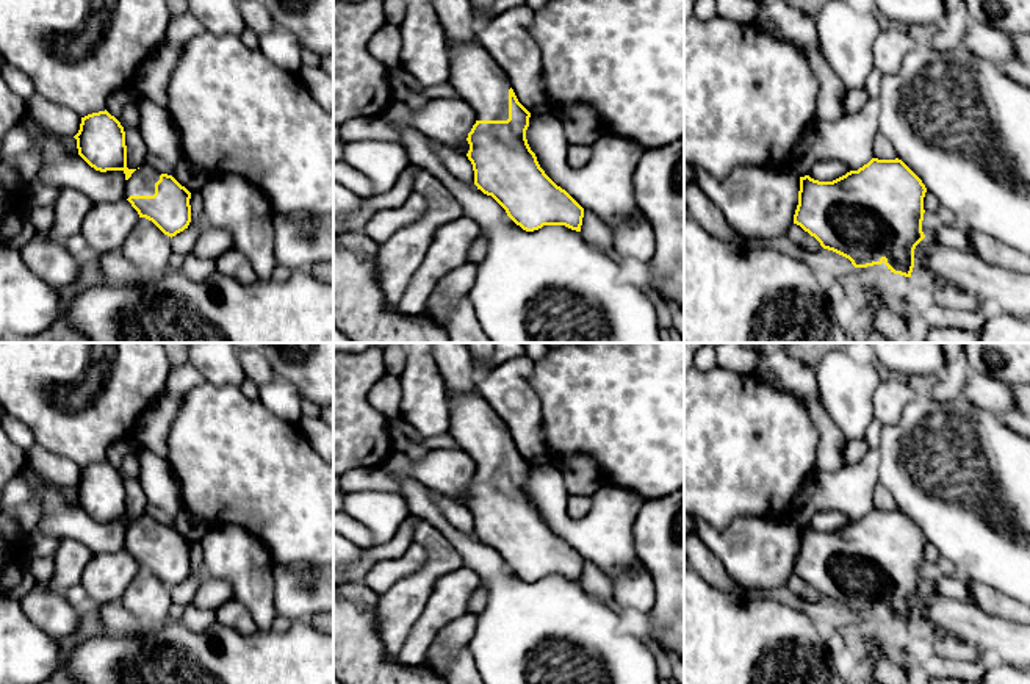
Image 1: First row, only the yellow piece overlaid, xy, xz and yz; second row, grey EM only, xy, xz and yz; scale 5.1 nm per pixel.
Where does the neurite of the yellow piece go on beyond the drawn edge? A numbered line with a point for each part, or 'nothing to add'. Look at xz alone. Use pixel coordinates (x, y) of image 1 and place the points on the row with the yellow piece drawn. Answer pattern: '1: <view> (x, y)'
1: xz (478, 79)

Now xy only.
1: xy (143, 180)

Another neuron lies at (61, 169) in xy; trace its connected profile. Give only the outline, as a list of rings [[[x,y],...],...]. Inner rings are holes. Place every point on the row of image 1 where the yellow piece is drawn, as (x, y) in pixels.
[[[53,135],[42,136],[41,157],[44,164],[34,180],[38,183],[77,189],[92,203],[117,202],[125,197],[124,171],[95,171],[78,153],[67,153]]]

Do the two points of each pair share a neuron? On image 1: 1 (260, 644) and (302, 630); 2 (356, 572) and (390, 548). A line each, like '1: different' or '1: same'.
1: same
2: same

